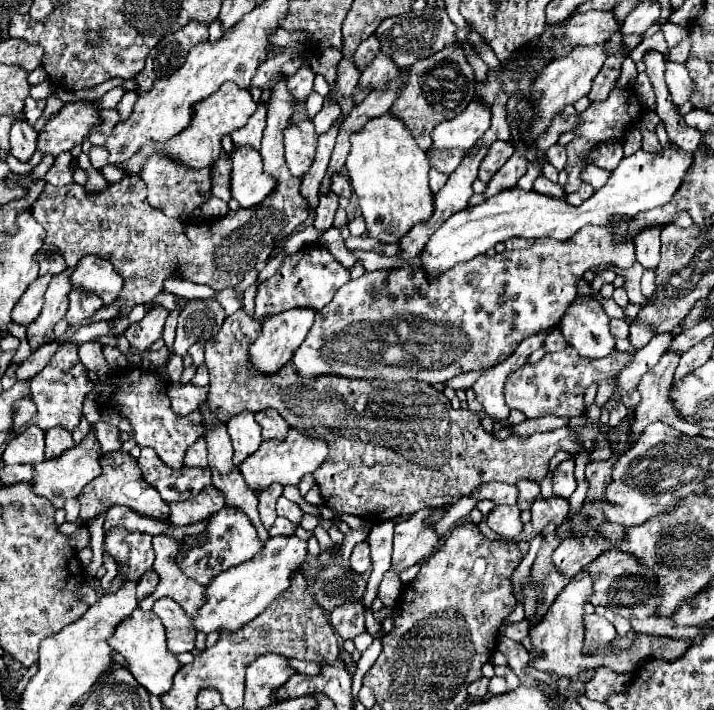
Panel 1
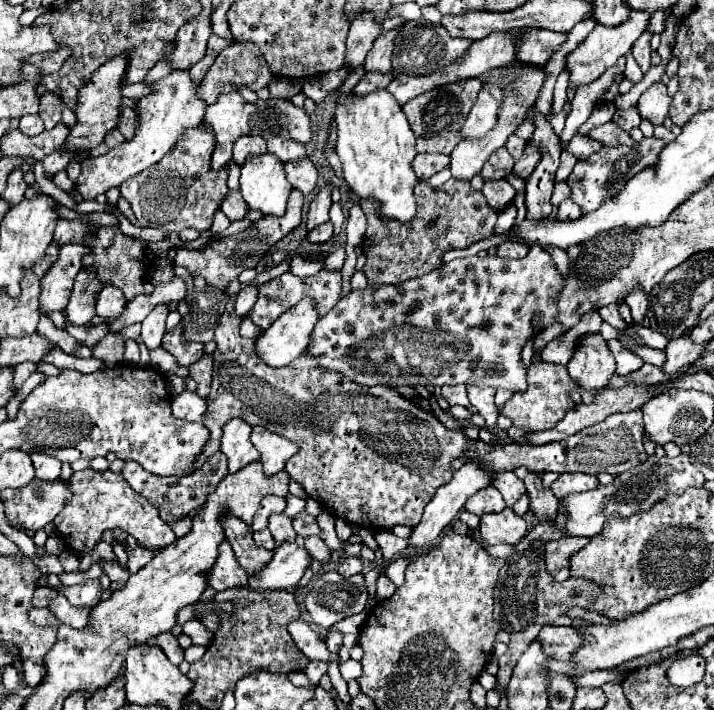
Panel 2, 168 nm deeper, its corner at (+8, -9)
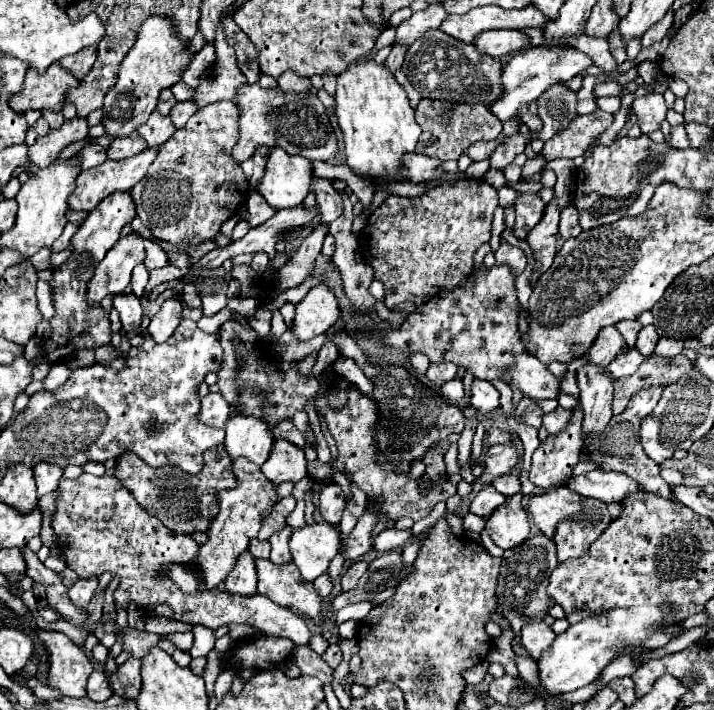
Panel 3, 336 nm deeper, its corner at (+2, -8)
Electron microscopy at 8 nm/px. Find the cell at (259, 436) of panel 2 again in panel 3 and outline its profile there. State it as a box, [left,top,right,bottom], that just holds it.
[261,438,307,482]

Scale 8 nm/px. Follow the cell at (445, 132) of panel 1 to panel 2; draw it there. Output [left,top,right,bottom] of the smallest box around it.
[463,81,499,139]

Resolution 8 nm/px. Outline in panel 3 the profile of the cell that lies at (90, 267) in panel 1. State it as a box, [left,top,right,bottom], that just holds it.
[113,292,143,332]

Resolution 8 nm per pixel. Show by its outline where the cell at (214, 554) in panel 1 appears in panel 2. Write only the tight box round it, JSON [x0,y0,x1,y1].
[209,543,247,591]

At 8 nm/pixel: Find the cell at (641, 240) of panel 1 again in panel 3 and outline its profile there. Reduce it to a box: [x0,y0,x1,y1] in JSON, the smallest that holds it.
[635,326,659,356]

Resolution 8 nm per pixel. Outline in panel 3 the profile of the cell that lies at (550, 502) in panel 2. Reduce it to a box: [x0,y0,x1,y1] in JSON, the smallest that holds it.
[529,408,583,490]

